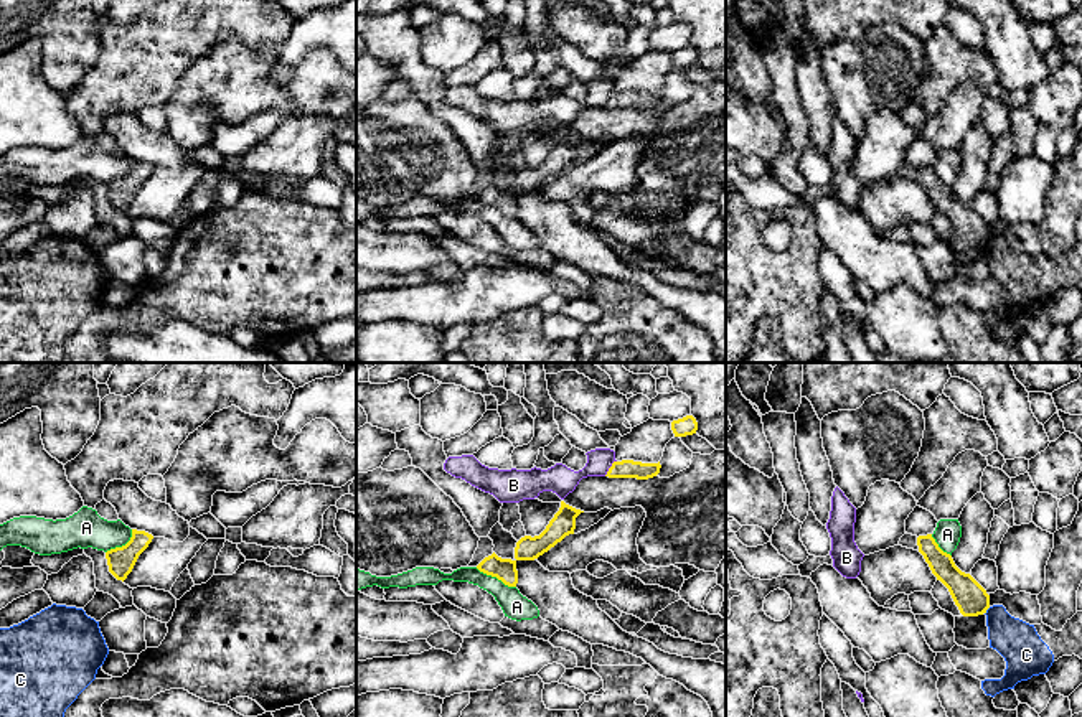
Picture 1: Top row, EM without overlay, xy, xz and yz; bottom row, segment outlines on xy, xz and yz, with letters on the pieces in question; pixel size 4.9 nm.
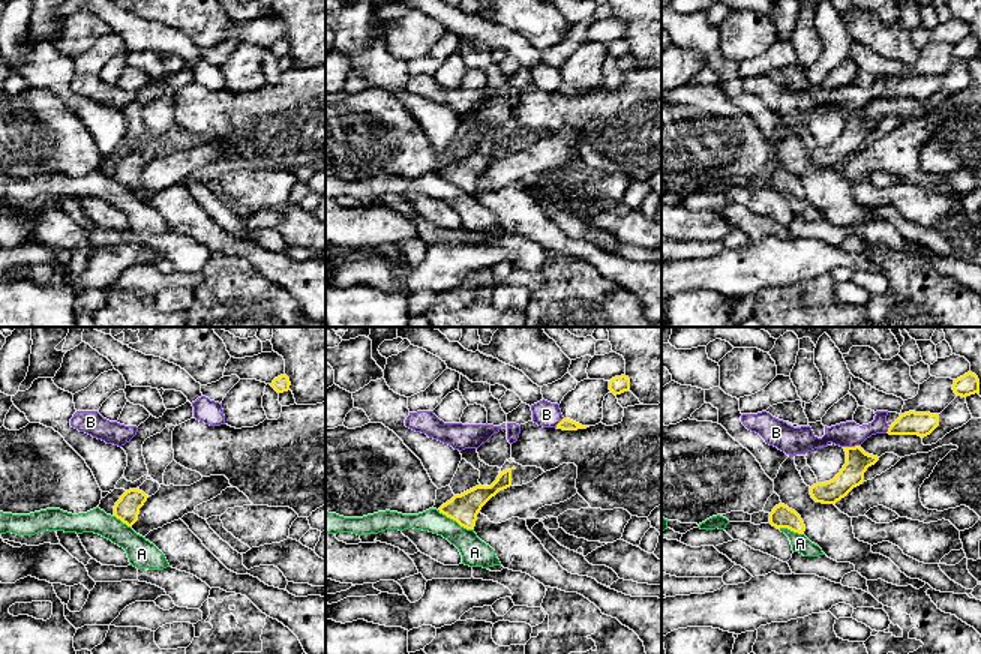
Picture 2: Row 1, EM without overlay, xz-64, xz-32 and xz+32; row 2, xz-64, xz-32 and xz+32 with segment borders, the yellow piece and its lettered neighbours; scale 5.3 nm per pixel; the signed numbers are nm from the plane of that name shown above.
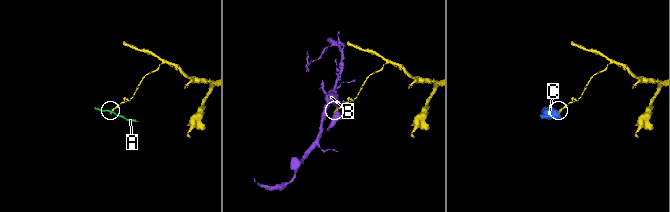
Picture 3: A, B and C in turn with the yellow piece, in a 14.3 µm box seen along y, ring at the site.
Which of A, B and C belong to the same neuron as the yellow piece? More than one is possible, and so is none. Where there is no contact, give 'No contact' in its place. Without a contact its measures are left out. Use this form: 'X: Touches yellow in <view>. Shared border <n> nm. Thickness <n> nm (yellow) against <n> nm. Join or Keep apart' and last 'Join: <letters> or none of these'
A: Touches yellow in xz. Shared border 220 nm. Thickness 120 nm (yellow) against 130 nm. Keep apart
B: Touches yellow in xz. Shared border 100 nm. Thickness 100 nm (yellow) against 140 nm. Keep apart
C: Touches yellow in yz. Shared border 50 nm. Thickness 160 nm (yellow) against 200 nm. Keep apart
Join: none of these

